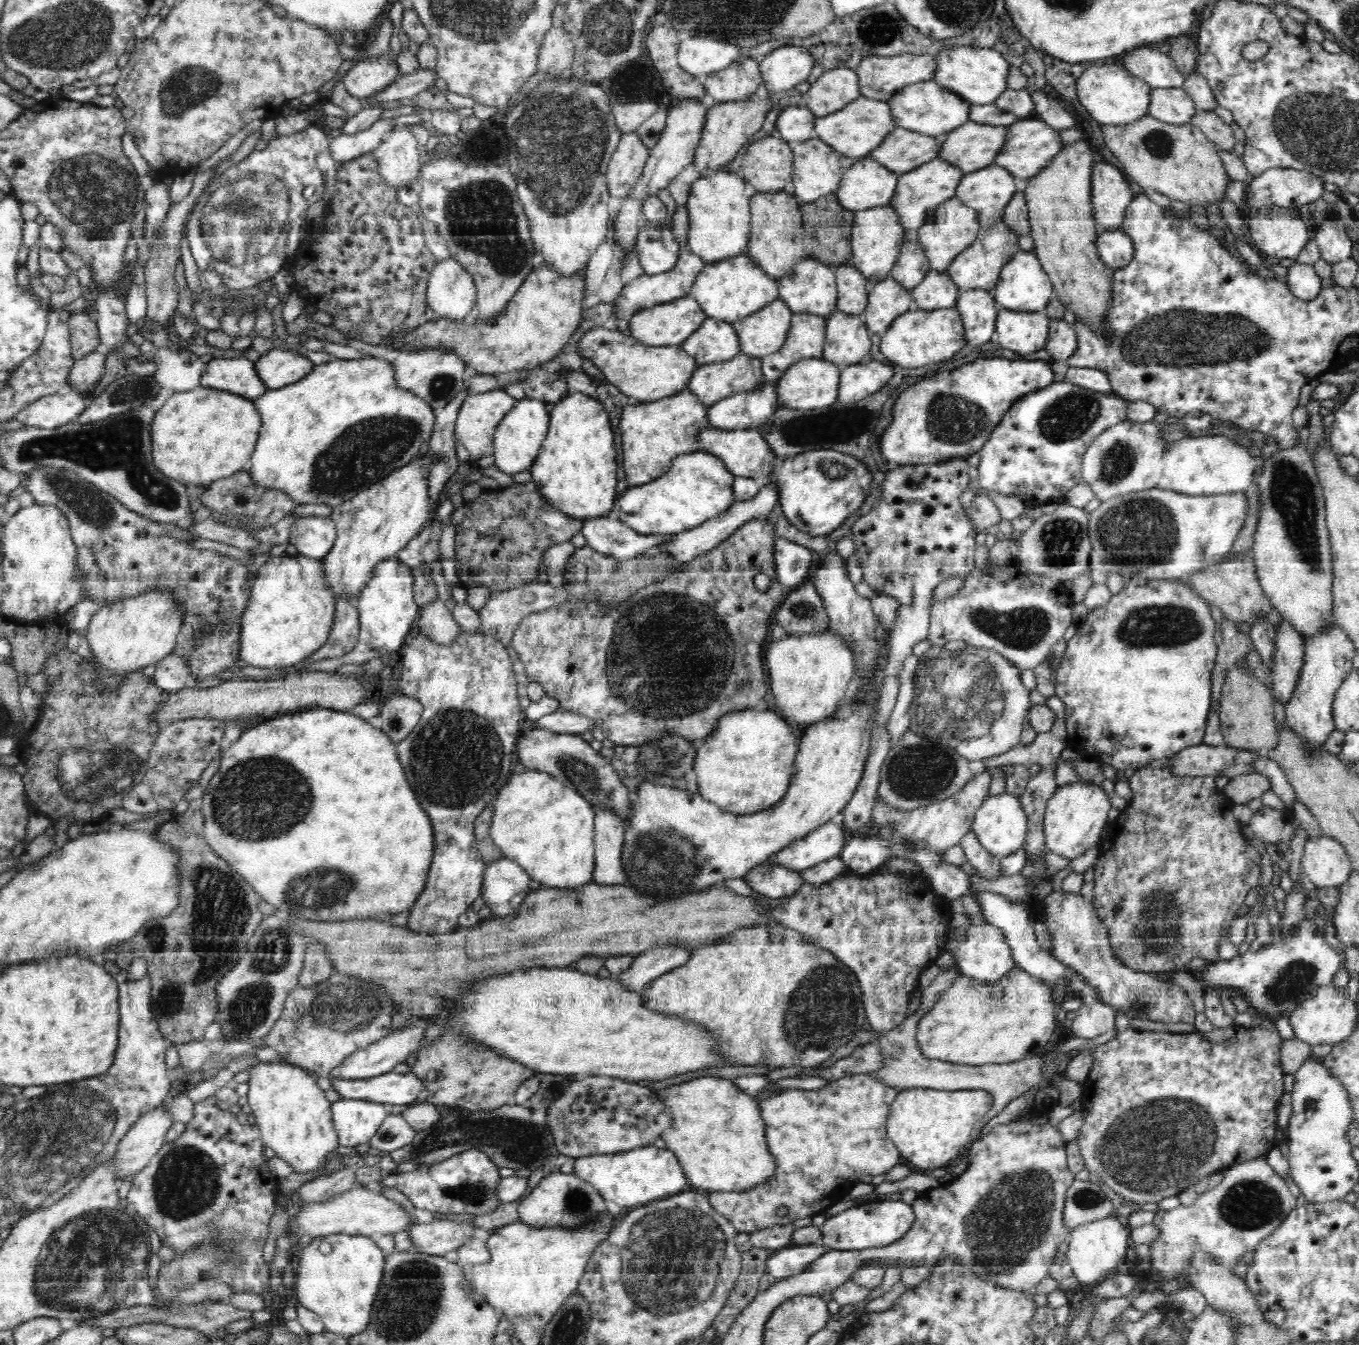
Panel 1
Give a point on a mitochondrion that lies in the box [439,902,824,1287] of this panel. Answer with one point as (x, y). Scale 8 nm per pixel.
(576, 1204)

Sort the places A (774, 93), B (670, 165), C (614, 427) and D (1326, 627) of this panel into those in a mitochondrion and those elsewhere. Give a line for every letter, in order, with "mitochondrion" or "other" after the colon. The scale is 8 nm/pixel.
A: other
B: other
C: other
D: other

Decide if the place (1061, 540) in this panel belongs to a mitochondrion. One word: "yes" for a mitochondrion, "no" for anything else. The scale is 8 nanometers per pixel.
yes

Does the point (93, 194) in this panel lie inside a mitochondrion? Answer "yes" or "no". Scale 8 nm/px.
yes

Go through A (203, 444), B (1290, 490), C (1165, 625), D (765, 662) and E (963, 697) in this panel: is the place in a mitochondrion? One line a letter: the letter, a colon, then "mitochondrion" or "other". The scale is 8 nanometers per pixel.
A: other
B: mitochondrion
C: mitochondrion
D: other
E: mitochondrion

